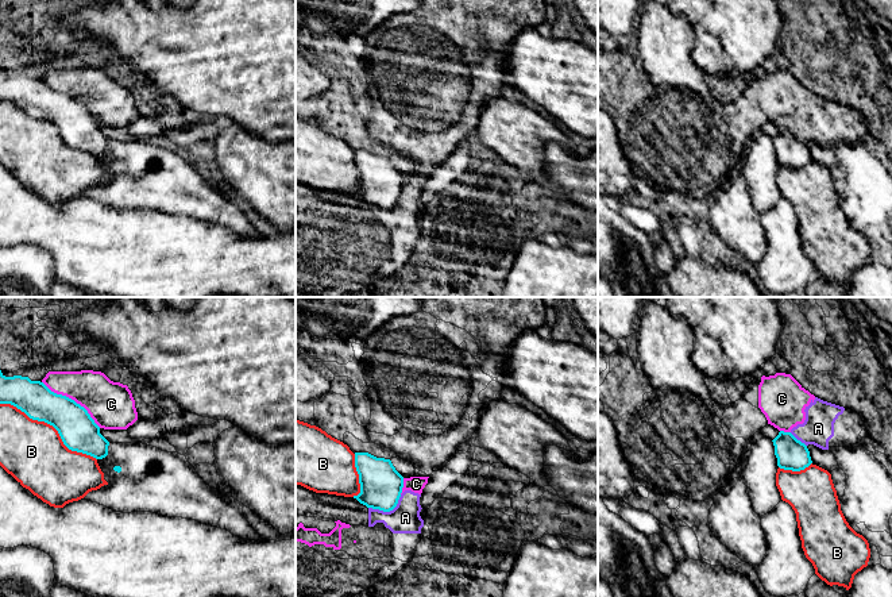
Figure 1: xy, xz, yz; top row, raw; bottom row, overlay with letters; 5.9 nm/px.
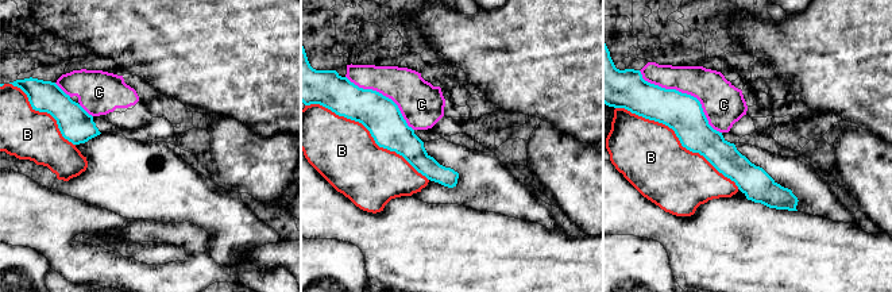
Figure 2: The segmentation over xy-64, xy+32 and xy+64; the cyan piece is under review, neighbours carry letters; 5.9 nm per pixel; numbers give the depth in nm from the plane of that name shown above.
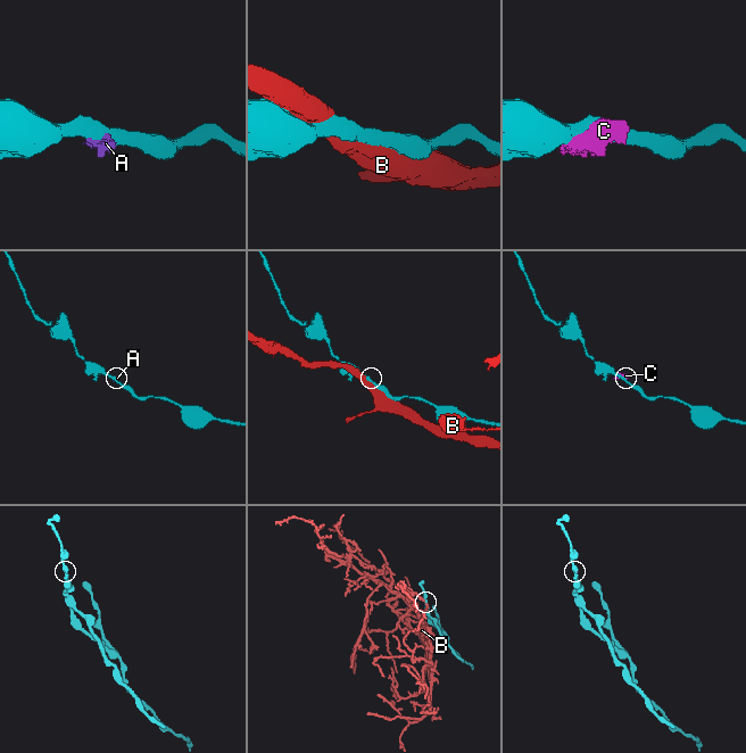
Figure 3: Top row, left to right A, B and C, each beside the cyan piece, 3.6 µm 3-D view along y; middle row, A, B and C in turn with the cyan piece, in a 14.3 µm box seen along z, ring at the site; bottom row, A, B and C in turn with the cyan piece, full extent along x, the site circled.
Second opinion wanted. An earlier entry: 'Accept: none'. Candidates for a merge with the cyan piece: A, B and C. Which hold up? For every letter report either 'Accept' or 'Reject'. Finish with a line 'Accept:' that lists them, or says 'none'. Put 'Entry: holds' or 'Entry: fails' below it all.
A: Reject
B: Reject
C: Reject
Accept: none
Entry: holds

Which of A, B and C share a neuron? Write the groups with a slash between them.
A C / B

